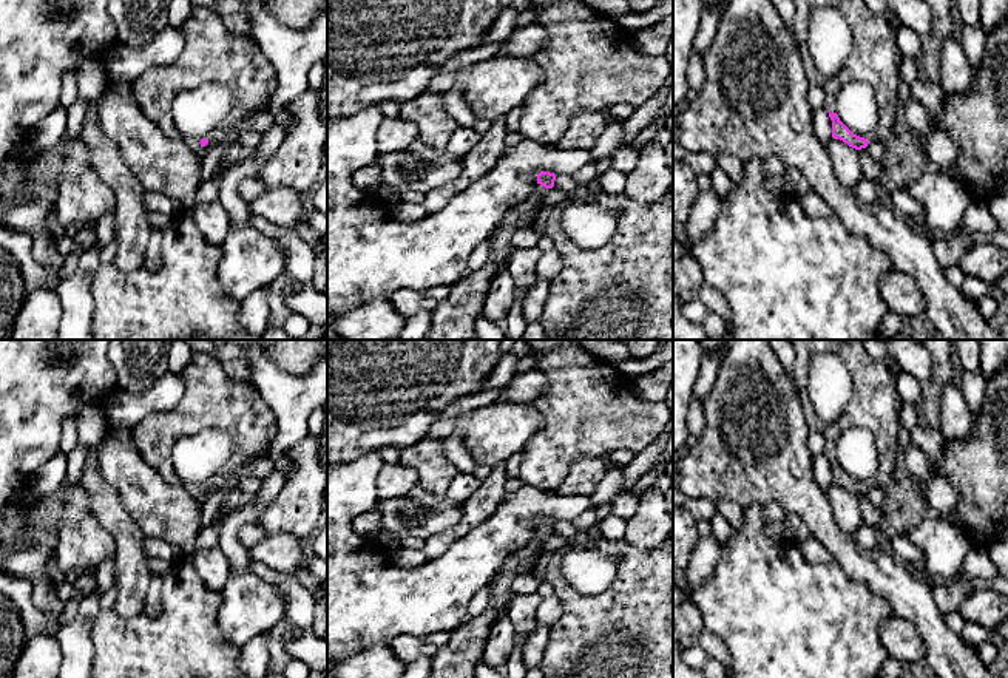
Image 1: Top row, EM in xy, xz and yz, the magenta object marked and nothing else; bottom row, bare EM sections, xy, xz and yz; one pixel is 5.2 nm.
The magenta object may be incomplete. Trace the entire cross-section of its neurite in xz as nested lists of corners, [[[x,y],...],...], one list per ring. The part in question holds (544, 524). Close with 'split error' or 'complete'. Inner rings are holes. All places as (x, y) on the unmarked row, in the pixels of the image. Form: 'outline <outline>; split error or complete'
outline [[[540,517],[533,541],[506,558],[491,581],[491,601],[488,609],[451,633],[449,644],[434,656],[429,678],[474,678],[475,667],[483,658],[489,630],[499,619],[499,610],[505,607],[516,593],[516,568],[531,558],[536,559],[536,564],[546,561],[550,553],[542,550],[542,541],[546,534],[554,533],[554,527],[554,519]]]; split error

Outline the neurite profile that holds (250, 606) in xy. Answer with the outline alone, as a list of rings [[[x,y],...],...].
[[[230,571],[222,596],[218,624],[225,642],[232,646],[241,649],[256,635],[284,625],[284,596],[253,571]]]

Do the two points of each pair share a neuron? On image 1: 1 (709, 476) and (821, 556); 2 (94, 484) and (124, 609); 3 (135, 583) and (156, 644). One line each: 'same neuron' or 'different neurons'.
1: different neurons
2: same neuron
3: different neurons

